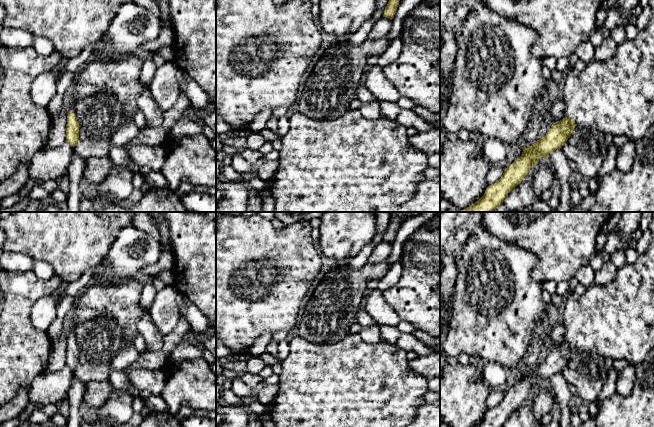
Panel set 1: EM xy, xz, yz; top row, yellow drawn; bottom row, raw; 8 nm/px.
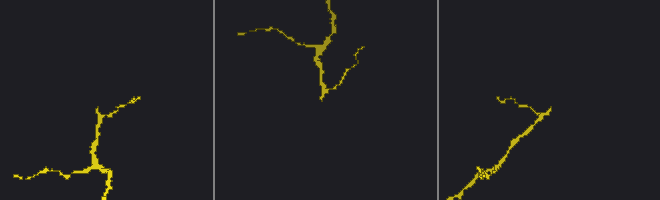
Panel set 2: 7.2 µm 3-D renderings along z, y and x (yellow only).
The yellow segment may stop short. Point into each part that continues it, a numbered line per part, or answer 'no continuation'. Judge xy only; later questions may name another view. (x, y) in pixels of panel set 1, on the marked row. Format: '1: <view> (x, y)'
1: xy (121, 76)

